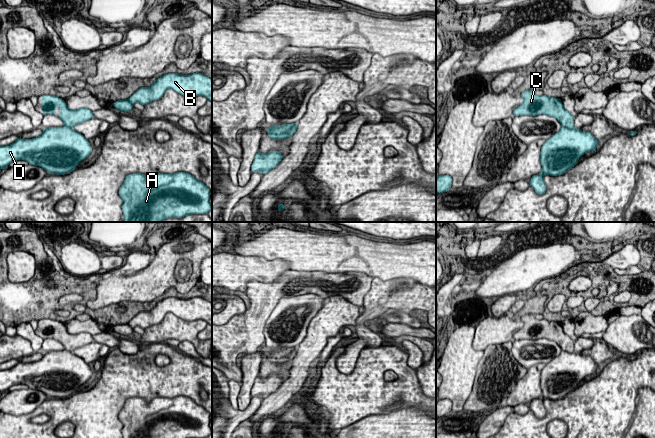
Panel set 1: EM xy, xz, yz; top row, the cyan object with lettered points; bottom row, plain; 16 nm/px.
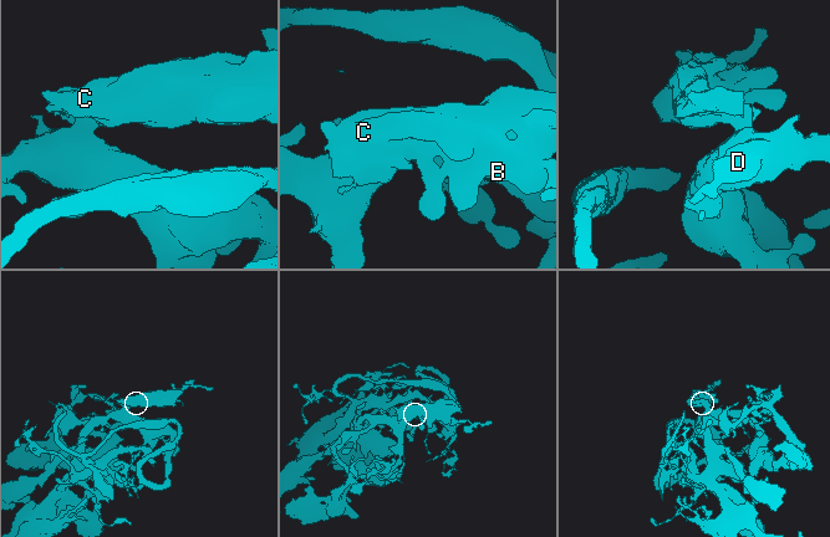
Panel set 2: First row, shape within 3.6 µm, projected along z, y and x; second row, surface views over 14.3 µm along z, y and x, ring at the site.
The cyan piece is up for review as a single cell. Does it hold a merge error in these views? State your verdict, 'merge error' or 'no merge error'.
merge error

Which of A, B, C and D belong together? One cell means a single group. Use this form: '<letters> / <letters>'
A D / B C

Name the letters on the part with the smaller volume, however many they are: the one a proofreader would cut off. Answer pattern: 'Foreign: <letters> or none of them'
Foreign: B, C

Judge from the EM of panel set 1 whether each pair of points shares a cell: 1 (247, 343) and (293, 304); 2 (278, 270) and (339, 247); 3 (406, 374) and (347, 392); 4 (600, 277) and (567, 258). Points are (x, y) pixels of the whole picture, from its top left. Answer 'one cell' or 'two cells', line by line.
1: two cells
2: two cells
3: one cell
4: two cells

